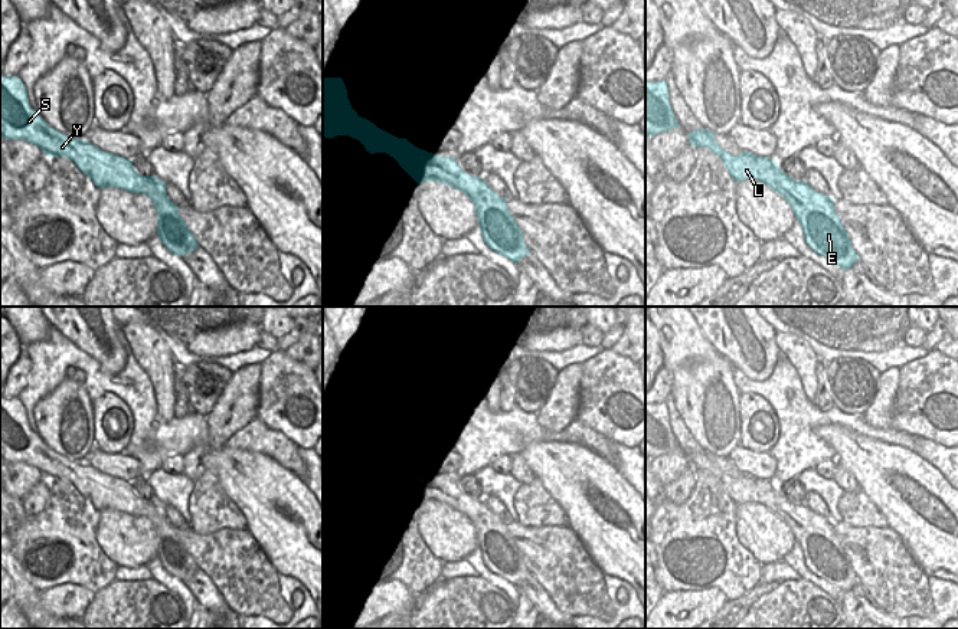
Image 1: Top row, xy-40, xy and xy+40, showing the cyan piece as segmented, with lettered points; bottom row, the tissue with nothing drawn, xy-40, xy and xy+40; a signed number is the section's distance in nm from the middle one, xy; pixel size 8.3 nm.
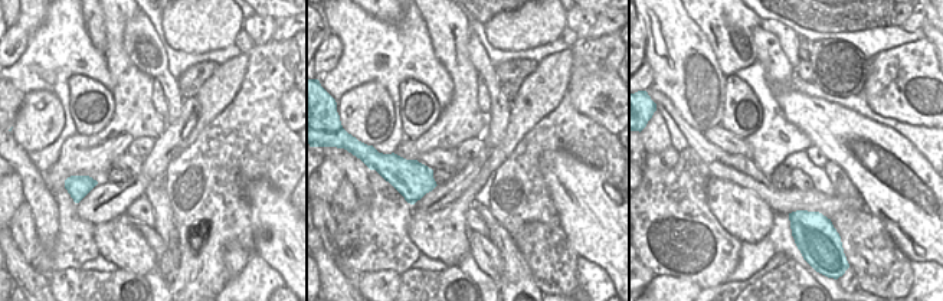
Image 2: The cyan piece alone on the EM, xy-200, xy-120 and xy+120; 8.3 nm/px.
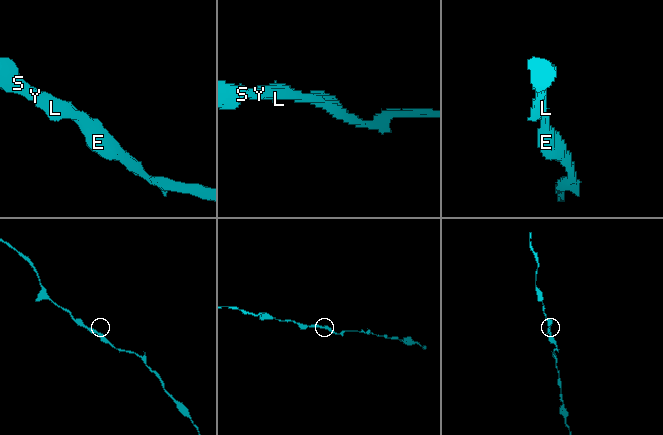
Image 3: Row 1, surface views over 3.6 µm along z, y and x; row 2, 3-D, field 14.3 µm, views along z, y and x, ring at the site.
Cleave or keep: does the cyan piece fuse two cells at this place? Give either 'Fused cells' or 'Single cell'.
Single cell

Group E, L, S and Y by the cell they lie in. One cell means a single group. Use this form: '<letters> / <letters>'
E L S Y

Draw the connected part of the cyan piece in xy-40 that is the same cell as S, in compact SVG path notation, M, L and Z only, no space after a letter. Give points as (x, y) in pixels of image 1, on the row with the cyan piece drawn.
M0 75L0 135L37 145L48 157L66 157L101 190L118 187L148 196L157 212L161 243L180 258L199 245L166 191L166 181L135 171L133 160L99 150L86 140L71 138L52 128L29 105L27 91L19 76Z

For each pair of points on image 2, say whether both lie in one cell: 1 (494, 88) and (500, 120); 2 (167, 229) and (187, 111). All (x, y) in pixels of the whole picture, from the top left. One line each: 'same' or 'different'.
1: same
2: different

